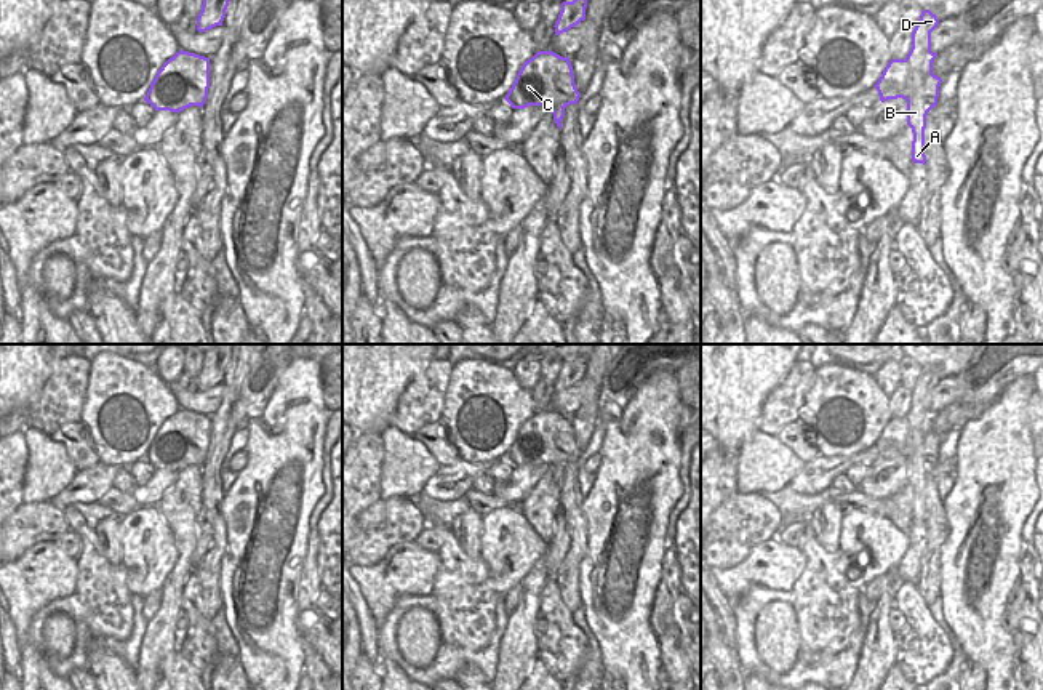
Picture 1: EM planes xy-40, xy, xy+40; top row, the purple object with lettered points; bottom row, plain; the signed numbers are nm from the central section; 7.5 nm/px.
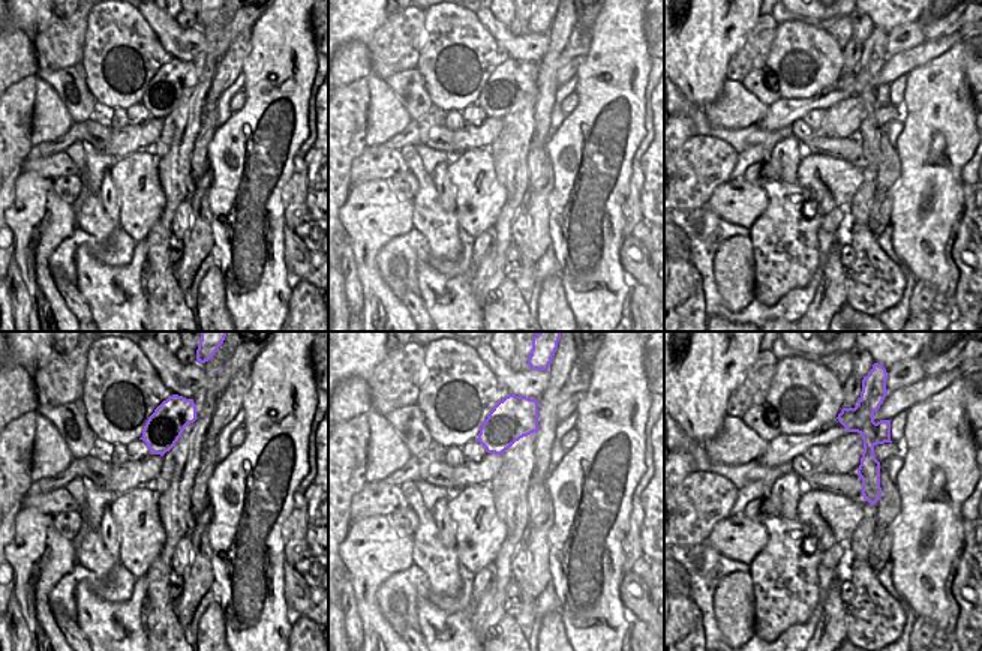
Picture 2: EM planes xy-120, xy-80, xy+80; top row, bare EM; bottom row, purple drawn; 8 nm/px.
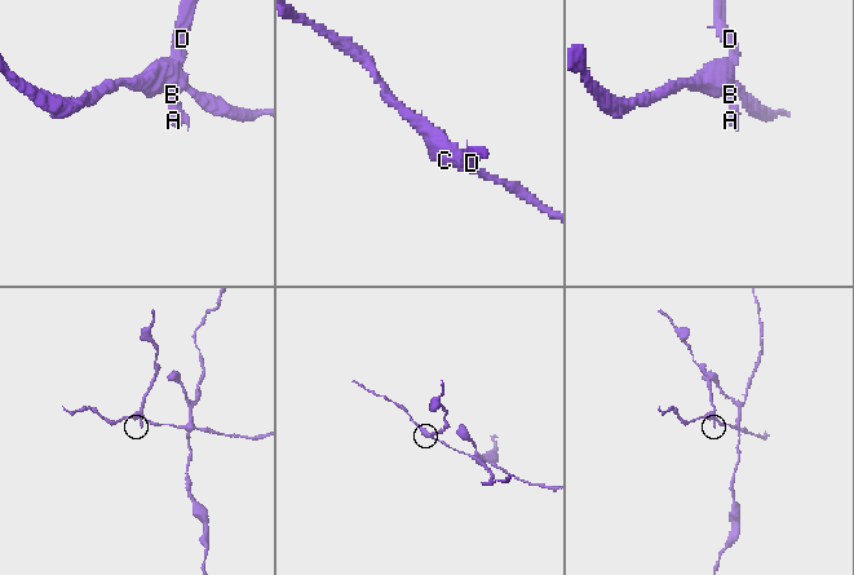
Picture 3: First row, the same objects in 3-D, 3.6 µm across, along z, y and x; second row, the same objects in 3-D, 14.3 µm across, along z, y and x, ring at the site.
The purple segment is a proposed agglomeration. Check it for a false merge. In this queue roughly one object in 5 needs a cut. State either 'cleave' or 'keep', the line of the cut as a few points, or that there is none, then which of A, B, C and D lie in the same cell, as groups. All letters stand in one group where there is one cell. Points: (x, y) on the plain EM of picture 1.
cleave; cut xy+40 (906, 417), (911, 426), (907, 439), (909, 461); groups A B D / C

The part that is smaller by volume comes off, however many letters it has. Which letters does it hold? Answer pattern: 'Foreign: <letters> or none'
Foreign: A, B, D

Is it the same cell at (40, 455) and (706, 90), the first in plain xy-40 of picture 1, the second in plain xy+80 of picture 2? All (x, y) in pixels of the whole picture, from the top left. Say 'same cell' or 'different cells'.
different cells

